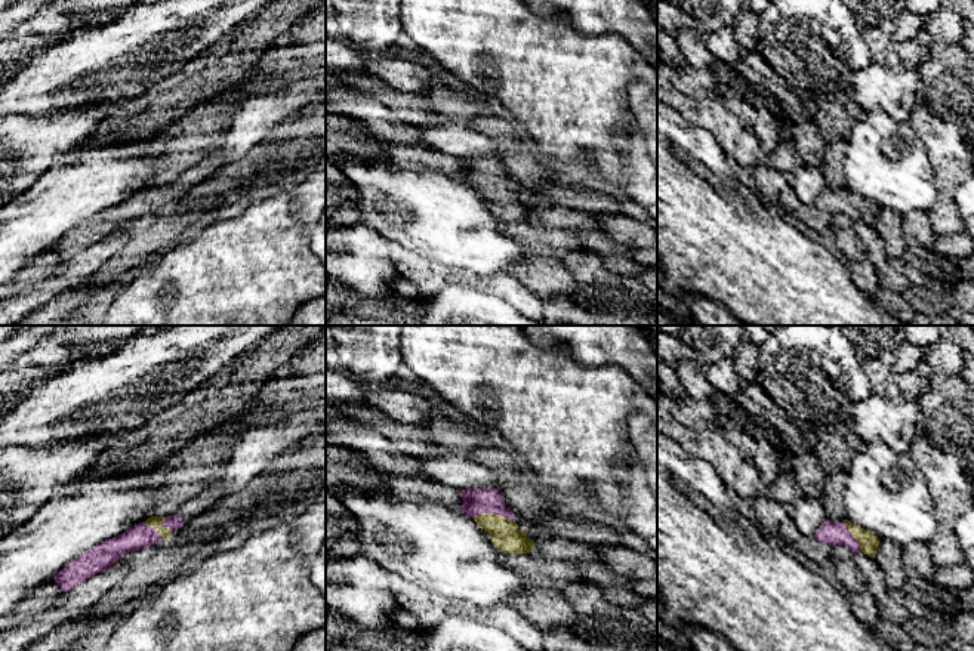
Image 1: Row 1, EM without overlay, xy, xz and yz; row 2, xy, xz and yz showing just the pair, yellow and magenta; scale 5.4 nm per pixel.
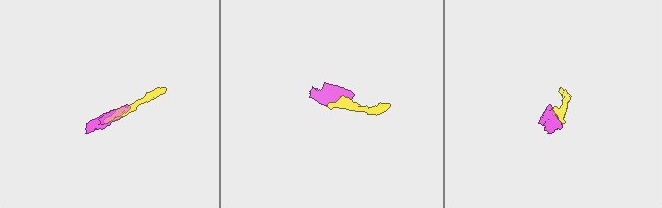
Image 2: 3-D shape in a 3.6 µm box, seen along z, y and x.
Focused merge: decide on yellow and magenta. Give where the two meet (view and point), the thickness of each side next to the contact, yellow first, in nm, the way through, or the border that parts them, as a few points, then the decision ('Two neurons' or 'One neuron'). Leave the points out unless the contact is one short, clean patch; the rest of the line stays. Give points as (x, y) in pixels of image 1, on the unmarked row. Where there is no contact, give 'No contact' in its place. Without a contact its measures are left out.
Touches yellow at xz (493, 182). Thickness 160 nm (yellow) against 140 nm. Path across: xz (505, 204), (493, 182), (475, 169). One neuron

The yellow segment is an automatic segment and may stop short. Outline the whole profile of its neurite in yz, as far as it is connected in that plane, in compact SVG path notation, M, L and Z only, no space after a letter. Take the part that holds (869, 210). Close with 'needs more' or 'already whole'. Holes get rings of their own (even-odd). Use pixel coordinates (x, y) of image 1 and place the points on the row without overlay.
M826 188L816 200L816 209L827 212L830 215L844 213L854 223L863 220L873 226L879 215L879 207L870 200L853 192L848 188L842 191L833 191Z | needs more

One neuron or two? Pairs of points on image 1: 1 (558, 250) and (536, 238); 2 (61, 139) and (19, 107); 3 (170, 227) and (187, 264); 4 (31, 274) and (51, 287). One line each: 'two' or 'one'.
1: one
2: two
3: two
4: two

